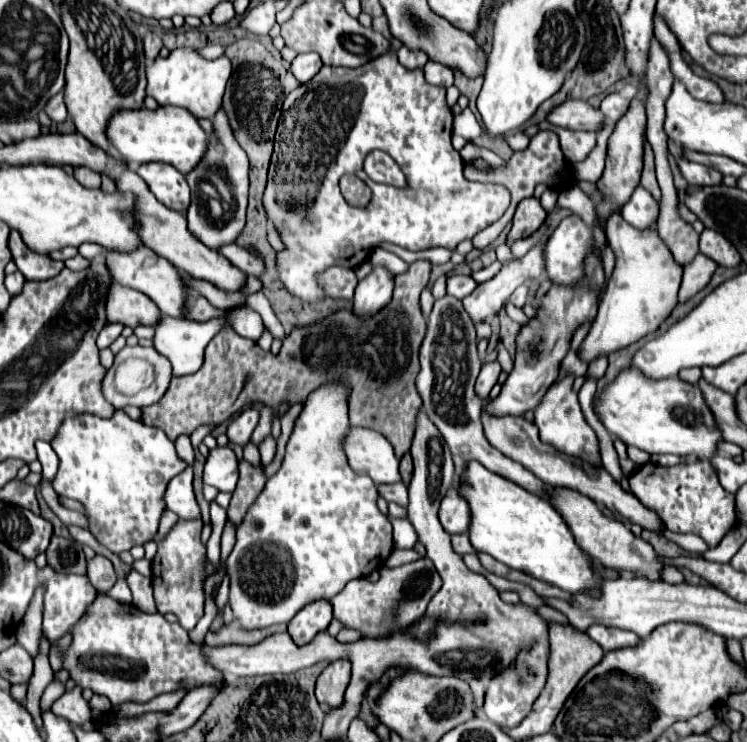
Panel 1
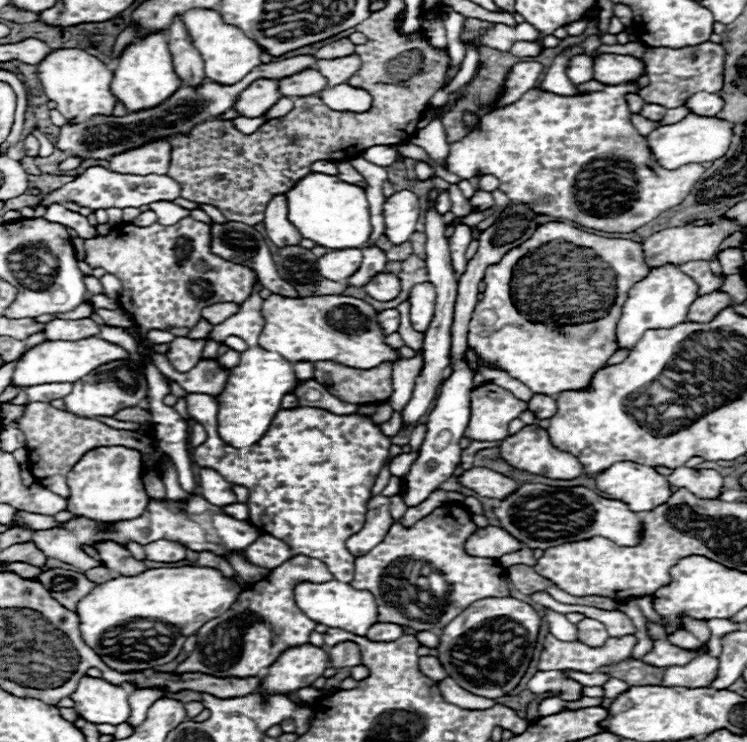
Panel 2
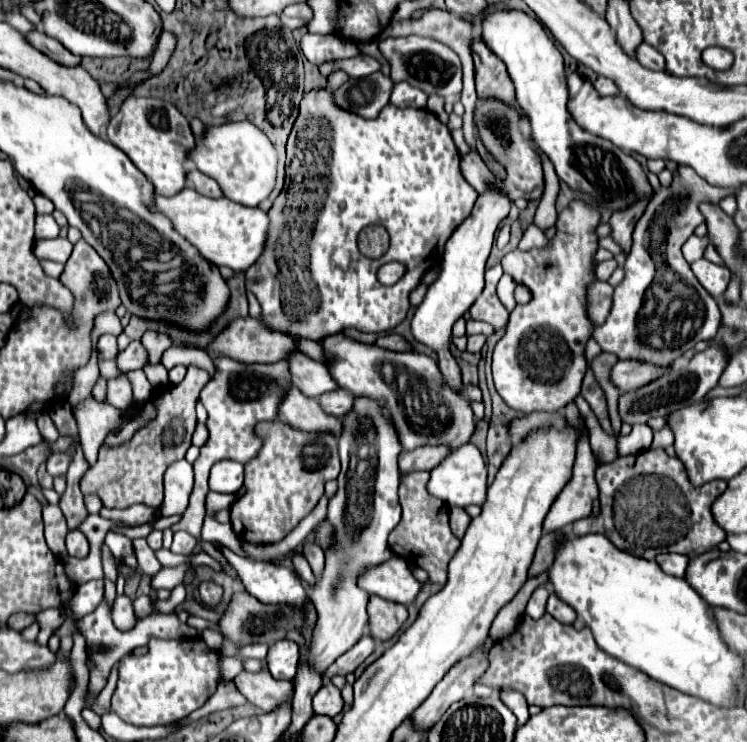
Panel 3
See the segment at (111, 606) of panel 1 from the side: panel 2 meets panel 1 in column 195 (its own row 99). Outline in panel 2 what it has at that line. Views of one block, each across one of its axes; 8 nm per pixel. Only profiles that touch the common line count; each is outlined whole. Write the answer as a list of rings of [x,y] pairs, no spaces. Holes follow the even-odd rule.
[[[704,42],[696,48],[648,48],[642,56],[650,84],[638,92],[646,104],[660,104],[664,108],[682,106],[696,92],[720,92],[724,86],[724,48],[720,44]]]

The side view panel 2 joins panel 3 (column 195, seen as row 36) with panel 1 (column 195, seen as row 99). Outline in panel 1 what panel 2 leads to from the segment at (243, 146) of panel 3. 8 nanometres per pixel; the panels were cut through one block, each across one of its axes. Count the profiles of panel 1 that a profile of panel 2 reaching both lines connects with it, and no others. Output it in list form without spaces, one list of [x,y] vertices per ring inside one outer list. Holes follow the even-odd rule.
[[[160,106],[158,110],[142,108],[134,112],[120,110],[110,120],[108,138],[128,162],[168,162],[184,174],[196,168],[196,164],[204,158],[204,150],[208,150],[210,144],[208,134],[198,124],[198,118],[180,106]]]

